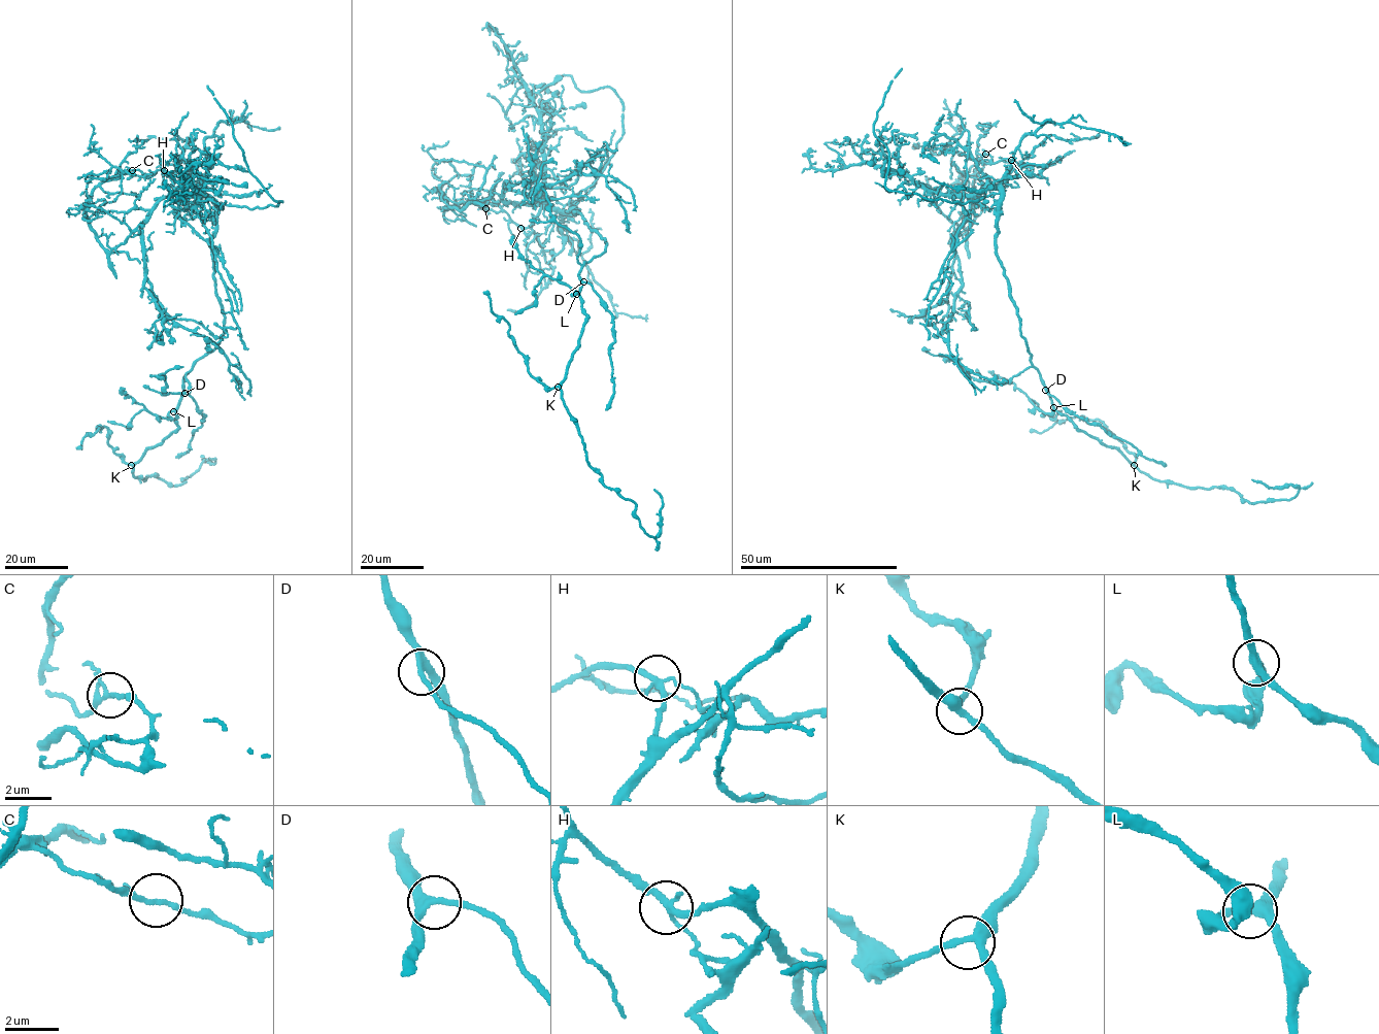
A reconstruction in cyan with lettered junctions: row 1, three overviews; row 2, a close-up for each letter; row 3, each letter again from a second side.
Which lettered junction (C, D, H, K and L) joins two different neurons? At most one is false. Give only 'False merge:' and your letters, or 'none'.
False merge: C

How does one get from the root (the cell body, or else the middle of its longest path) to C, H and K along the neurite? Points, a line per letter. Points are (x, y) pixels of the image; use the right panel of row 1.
C: (1020, 328), (997, 254), (1001, 195), (993, 187), (1006, 177), (1011, 162), (1002, 159), (993, 163), (985, 154)
H: (1020, 328), (1007, 277), (997, 254), (998, 203), (1001, 195), (1000, 190), (993, 187), (1006, 177), (1011, 160)
K: (1020, 328), (1032, 364), (1040, 374), (1052, 406), (1080, 431), (1107, 446), (1115, 447), (1134, 465)

